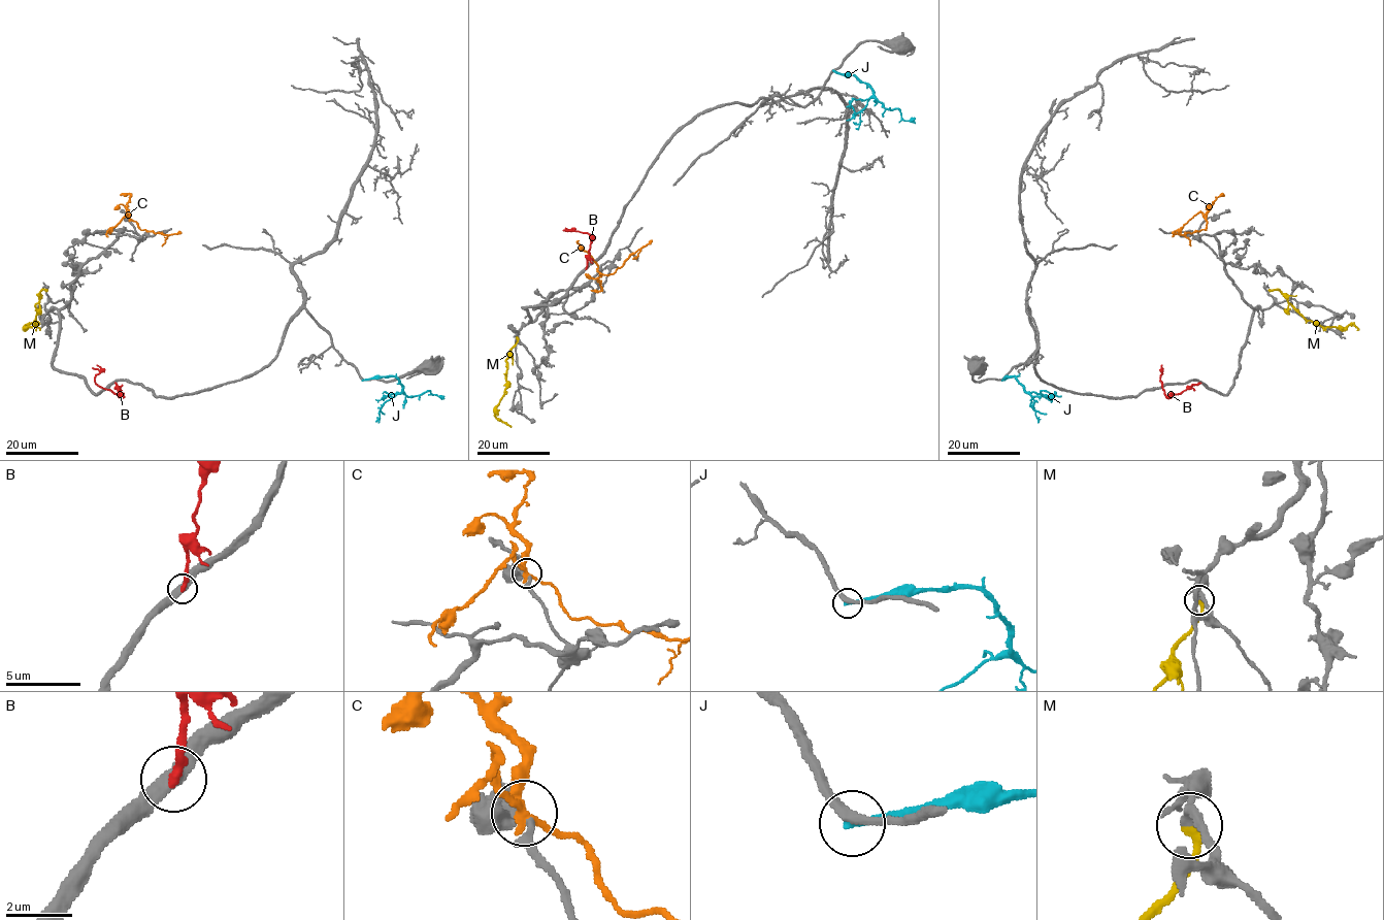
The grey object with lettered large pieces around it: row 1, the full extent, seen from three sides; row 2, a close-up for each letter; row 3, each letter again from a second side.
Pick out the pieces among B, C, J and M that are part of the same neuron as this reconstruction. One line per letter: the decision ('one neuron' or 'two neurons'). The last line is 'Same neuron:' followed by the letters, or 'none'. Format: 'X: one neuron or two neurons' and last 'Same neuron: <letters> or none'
B: two neurons
C: two neurons
J: two neurons
M: one neuron
Same neuron: M

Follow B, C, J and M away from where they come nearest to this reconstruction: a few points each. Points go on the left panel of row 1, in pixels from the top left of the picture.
B: (114, 383), (119, 396), (96, 383), (95, 376), (101, 368), (97, 364)
C: (130, 219), (141, 230), (164, 234), (179, 232)
J: (362, 381), (395, 376), (408, 397), (429, 390), (445, 398)
M: (46, 290), (40, 291), (35, 305), (33, 327), (24, 327), (31, 323), (39, 330)

